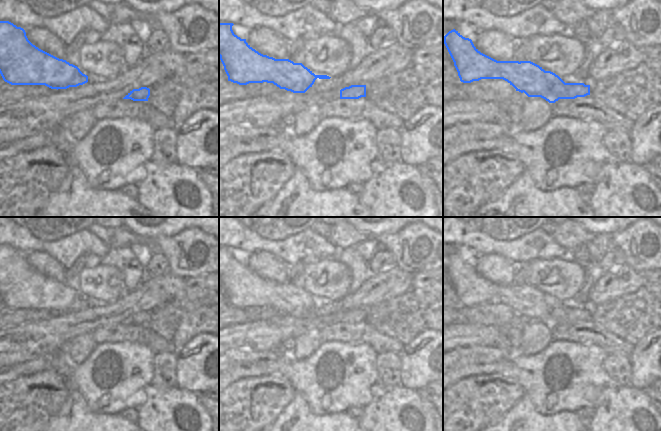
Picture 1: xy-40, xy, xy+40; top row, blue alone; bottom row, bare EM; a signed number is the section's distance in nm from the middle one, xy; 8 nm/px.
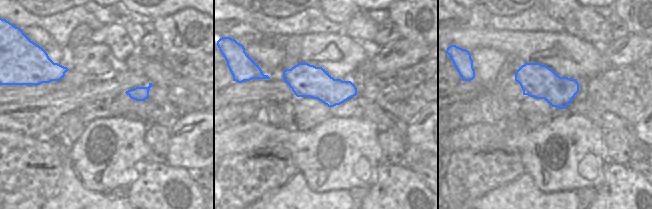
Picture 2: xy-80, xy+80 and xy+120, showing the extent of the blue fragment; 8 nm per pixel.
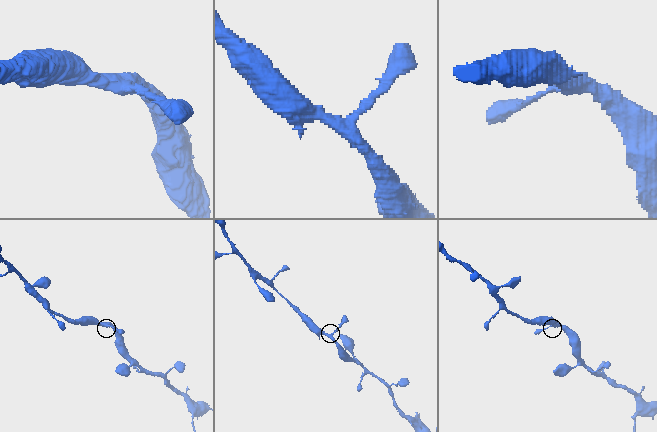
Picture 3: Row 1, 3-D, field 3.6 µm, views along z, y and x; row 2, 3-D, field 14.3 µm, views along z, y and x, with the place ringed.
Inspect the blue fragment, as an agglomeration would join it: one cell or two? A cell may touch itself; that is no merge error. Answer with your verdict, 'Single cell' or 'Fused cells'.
Single cell.

